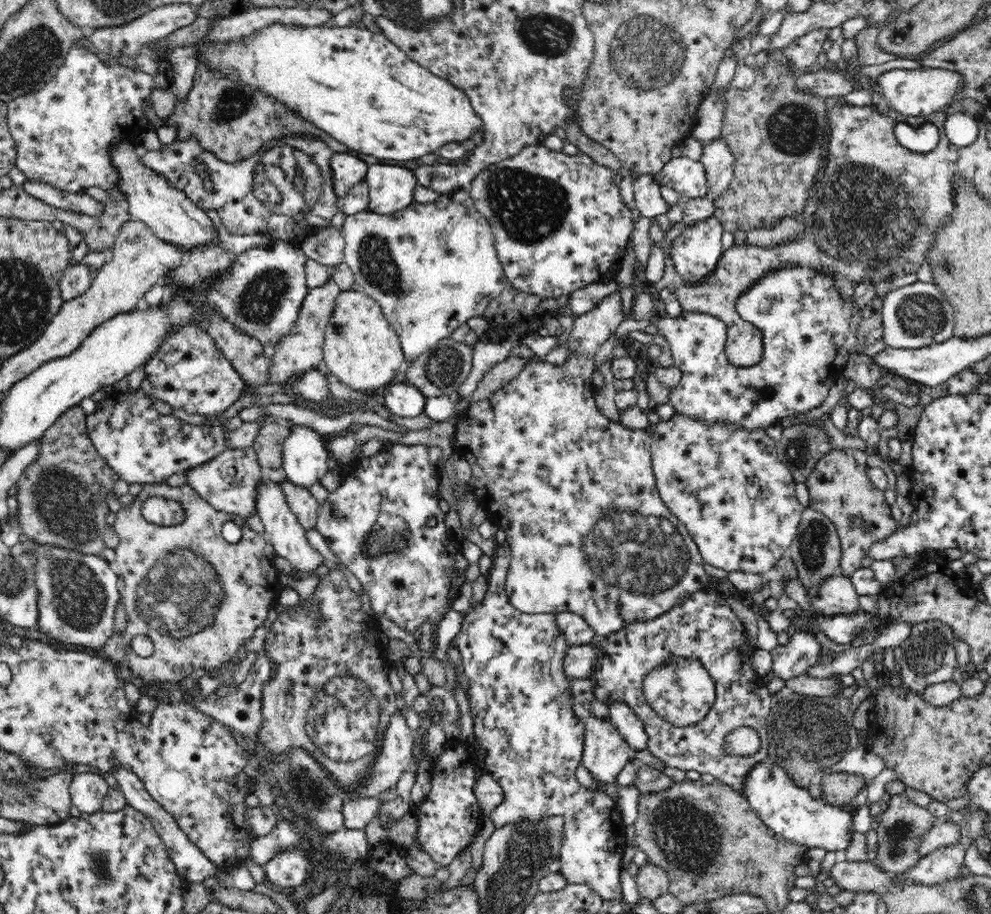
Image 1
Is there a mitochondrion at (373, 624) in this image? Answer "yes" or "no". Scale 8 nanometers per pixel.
no

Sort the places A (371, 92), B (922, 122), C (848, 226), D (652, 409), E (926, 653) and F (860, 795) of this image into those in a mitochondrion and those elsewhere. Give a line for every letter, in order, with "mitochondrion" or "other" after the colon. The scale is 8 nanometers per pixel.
A: other
B: other
C: mitochondrion
D: other
E: mitochondrion
F: other

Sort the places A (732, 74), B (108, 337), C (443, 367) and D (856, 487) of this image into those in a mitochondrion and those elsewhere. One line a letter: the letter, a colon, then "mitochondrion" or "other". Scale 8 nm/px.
A: other
B: other
C: mitochondrion
D: other

